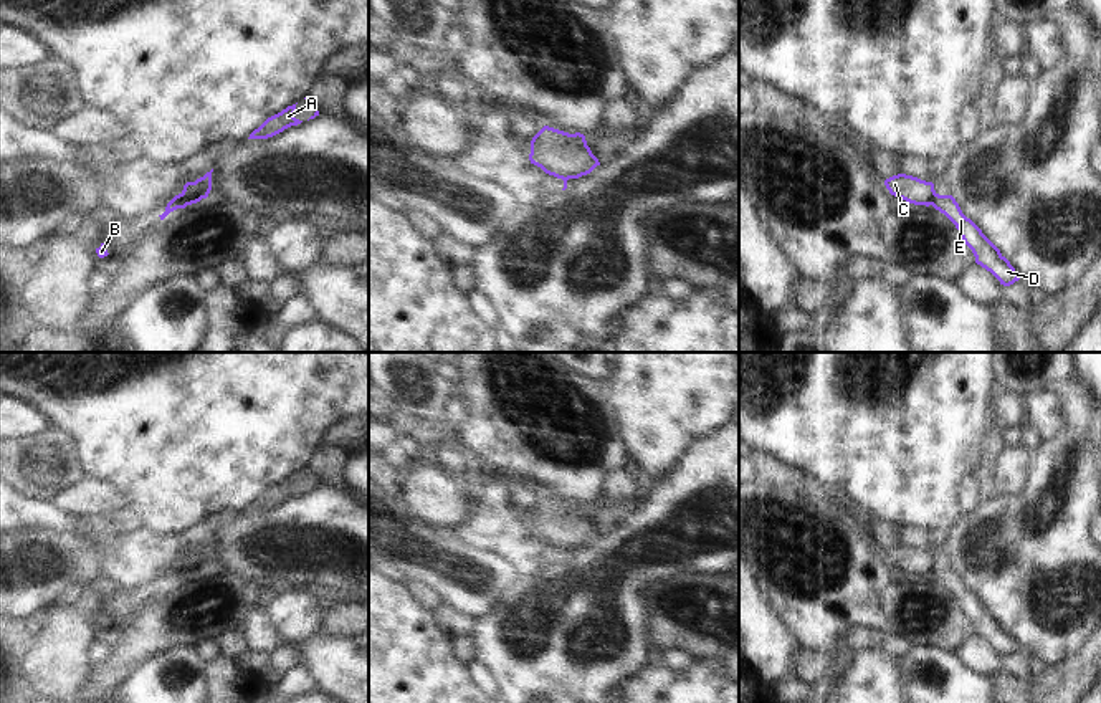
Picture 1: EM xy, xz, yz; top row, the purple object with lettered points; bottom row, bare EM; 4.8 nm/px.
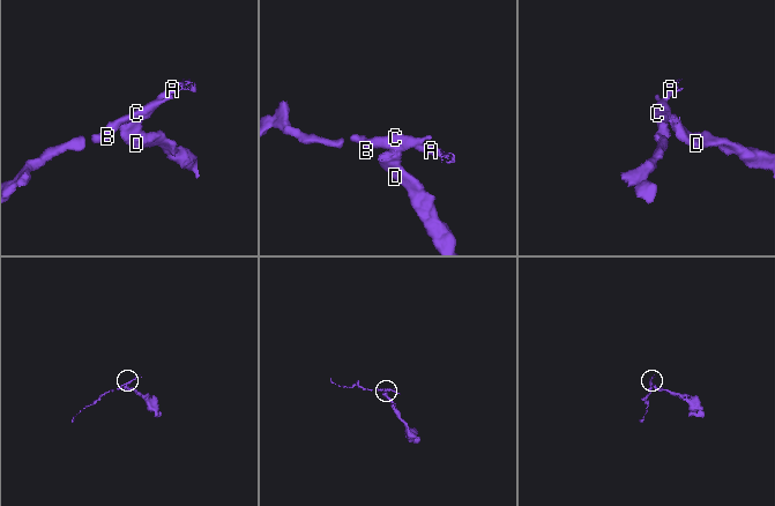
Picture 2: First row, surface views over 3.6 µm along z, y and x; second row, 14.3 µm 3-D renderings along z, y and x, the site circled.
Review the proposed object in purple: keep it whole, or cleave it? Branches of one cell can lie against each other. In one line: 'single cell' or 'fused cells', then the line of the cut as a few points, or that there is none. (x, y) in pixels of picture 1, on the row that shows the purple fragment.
fused cells | xy (176, 196), (184, 192), (190, 197), (202, 197)

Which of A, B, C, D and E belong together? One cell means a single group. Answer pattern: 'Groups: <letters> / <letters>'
Groups: A B C / D E.

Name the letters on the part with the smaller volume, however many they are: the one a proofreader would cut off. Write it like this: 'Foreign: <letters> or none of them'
Foreign: A, B, C

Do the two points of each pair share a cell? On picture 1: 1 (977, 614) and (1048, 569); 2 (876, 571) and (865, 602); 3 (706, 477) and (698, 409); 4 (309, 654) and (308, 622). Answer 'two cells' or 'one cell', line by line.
1: two cells
2: one cell
3: two cells
4: two cells

